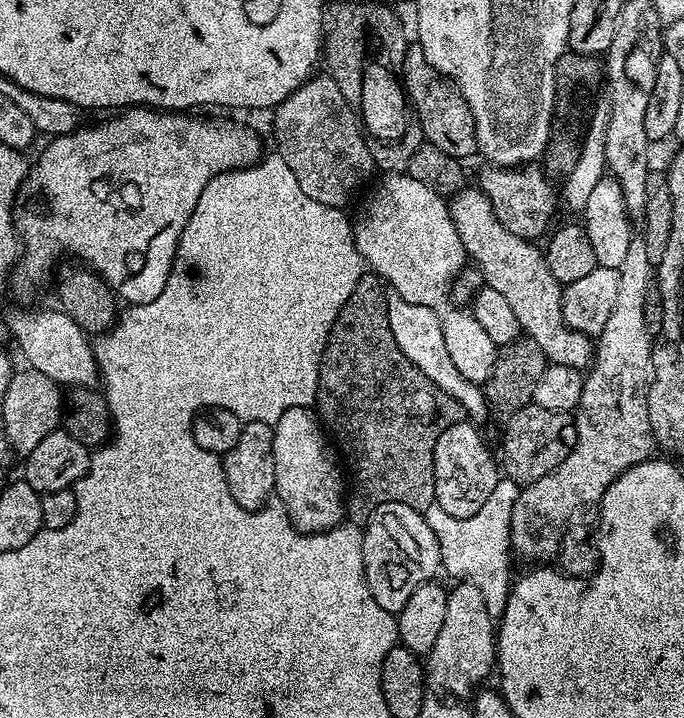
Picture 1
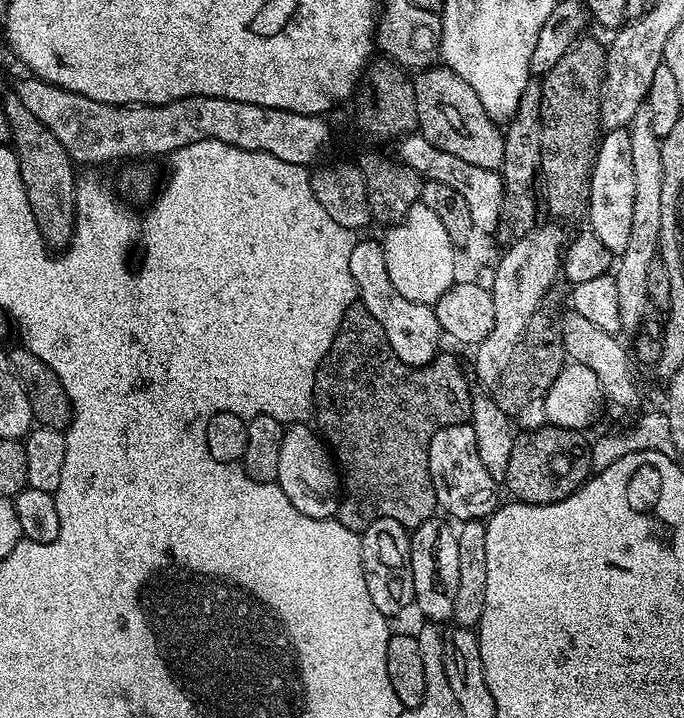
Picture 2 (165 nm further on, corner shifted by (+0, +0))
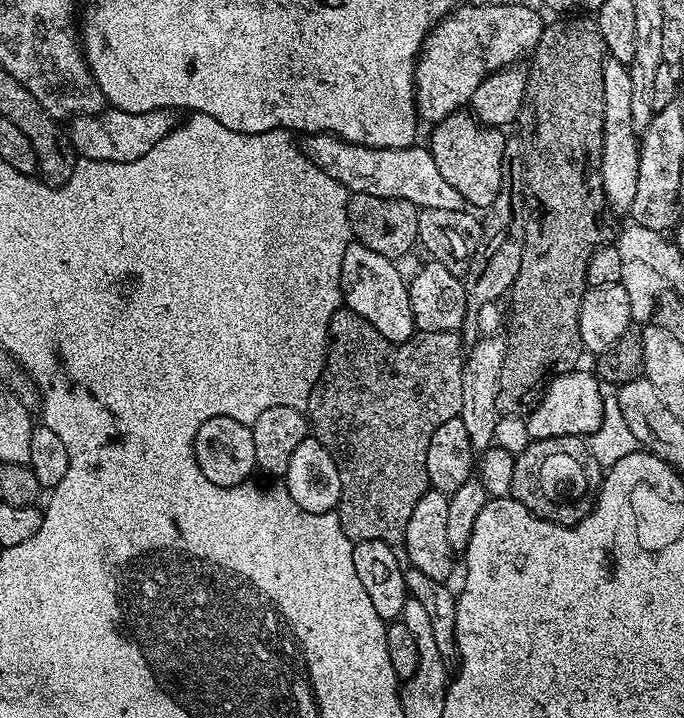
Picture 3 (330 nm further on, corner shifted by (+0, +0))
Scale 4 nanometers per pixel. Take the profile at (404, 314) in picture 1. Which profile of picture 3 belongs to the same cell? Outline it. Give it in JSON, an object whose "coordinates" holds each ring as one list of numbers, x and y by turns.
{"coordinates":[[349,242,339,255,342,258,340,295,346,307,366,318,366,322,370,322,370,326,374,326,382,338,395,344,410,339,417,331,417,326,408,301,406,276,396,269,397,265,390,258,370,250,370,246,355,242]]}

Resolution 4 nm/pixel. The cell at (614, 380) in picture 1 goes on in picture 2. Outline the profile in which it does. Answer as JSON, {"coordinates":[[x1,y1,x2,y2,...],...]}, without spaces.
{"coordinates":[[647,111,637,112,628,128,630,134,630,159,634,165,634,212,630,214,630,238,626,250,618,253,614,264,614,275,618,286,618,314,621,329,636,330,644,319,644,311,649,311,646,294,646,275,650,262,657,259,662,234,662,143,654,134]]}

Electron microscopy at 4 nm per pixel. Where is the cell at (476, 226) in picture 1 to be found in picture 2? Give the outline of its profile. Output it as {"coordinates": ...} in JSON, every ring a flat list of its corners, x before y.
{"coordinates":[[571,310,565,312,565,316,560,320,560,332,558,332,558,339,564,347,565,357,571,363,586,366,597,375,598,386,603,392,605,401,613,400,624,408,634,407,640,400,640,388,636,385,635,374,632,373,634,362,630,357,629,349,627,347,624,349,616,341,617,337,613,333,594,326,586,318,582,318,582,314]]}

